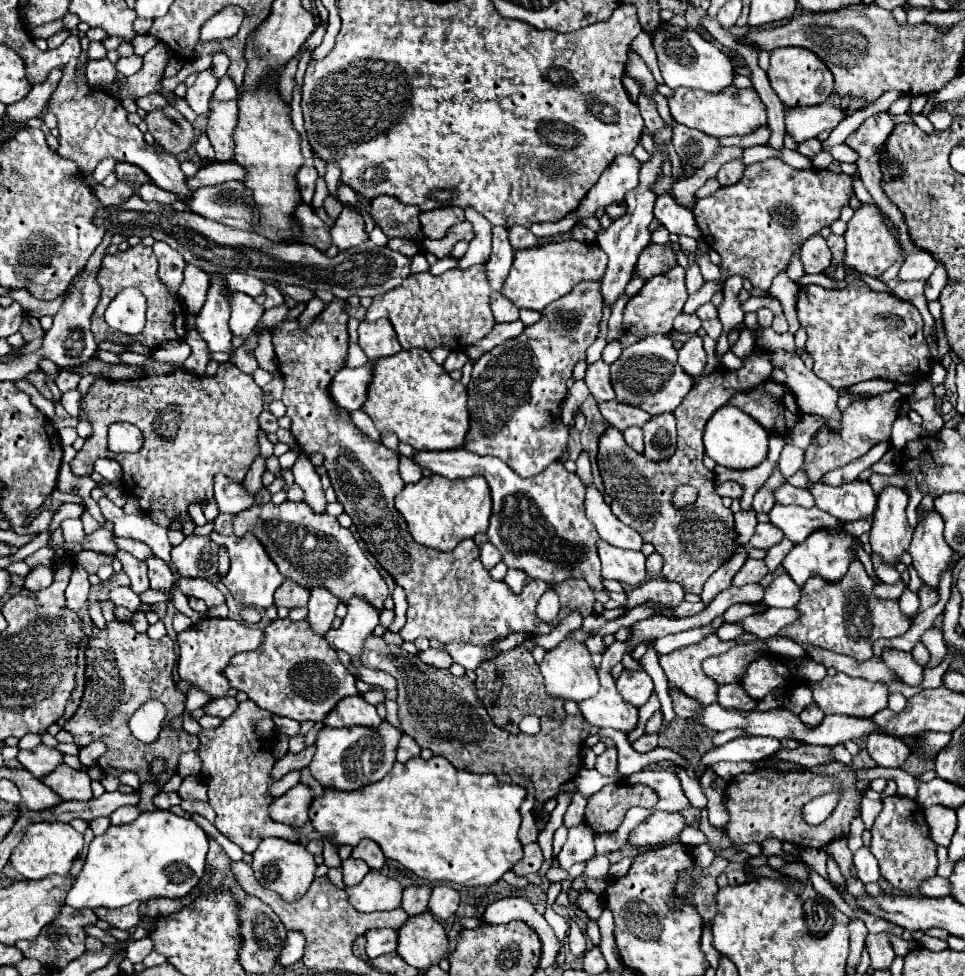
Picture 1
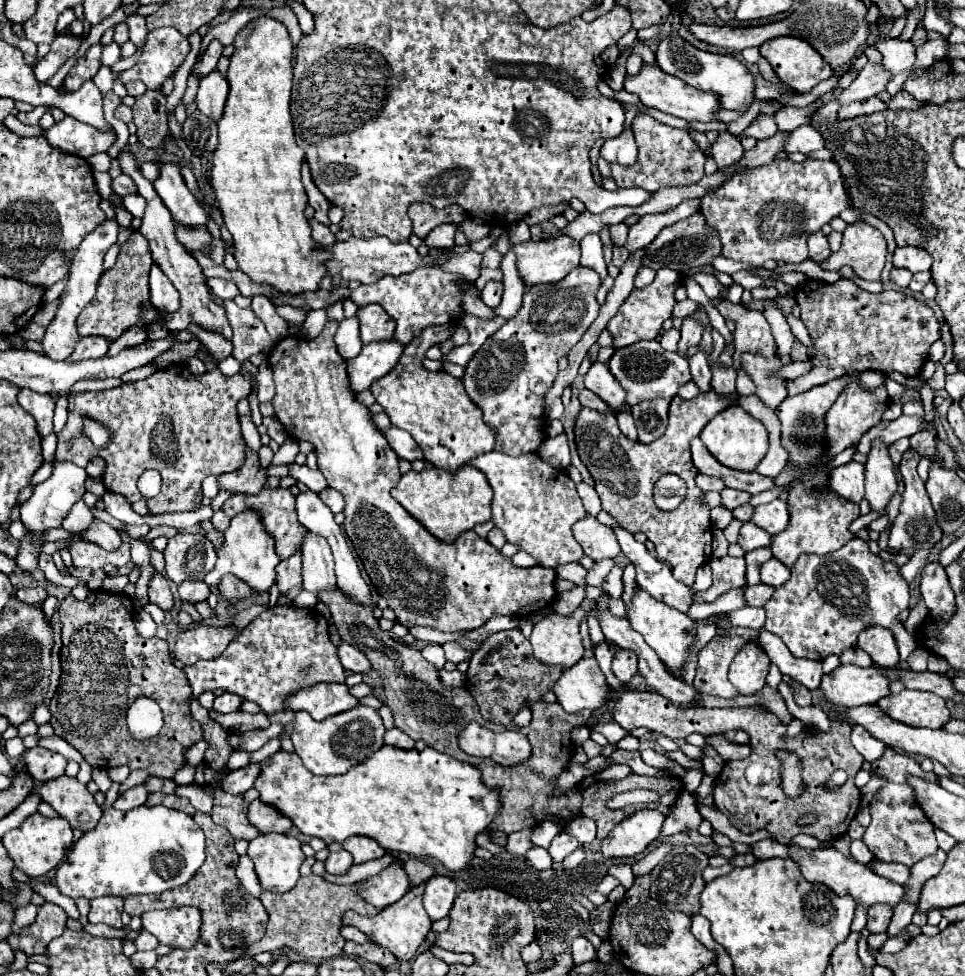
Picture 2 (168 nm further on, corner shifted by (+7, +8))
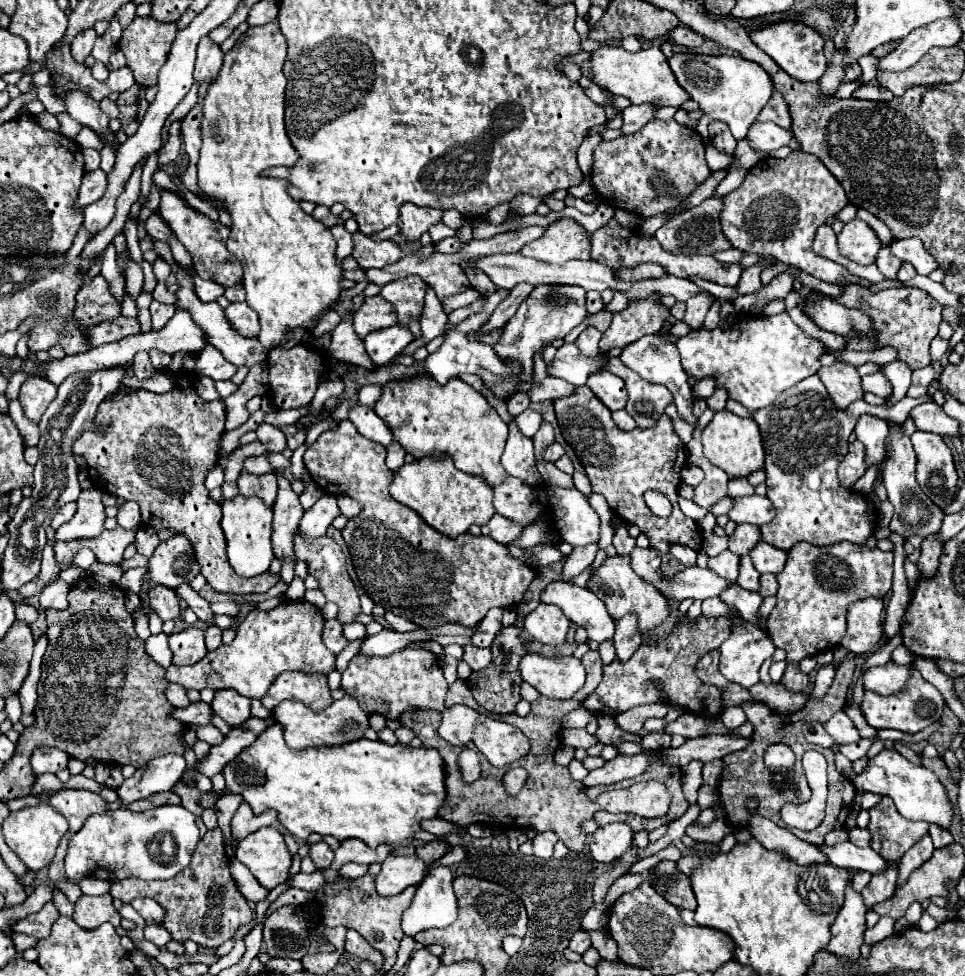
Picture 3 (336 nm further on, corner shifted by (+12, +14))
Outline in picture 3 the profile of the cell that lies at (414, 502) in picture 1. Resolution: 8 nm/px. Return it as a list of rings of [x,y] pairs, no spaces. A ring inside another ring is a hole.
[[[424,456],[420,460],[414,460],[412,464],[404,464],[394,474],[390,496],[400,504],[412,508],[428,526],[432,526],[448,538],[464,534],[472,524],[484,526],[484,522],[488,522],[496,512],[492,504],[492,488],[486,482],[482,482],[482,478],[460,472],[452,464],[452,458]]]

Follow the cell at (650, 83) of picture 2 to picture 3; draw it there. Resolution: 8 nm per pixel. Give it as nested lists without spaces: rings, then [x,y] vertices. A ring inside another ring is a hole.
[[[600,46],[590,54],[590,60],[580,64],[582,76],[590,78],[602,90],[628,98],[632,104],[656,102],[662,106],[682,106],[690,96],[680,88],[672,74],[666,56],[658,46],[640,52],[626,52],[622,46]]]

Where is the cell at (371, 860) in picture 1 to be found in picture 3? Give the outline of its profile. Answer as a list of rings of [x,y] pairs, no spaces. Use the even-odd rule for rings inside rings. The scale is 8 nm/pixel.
[[[344,840],[340,848],[334,852],[332,866],[328,866],[324,872],[326,882],[332,882],[338,878],[338,872],[344,864],[348,862],[360,862],[360,864],[374,864],[374,862],[384,862],[386,856],[392,852],[392,846],[380,844],[376,850],[364,846],[364,842],[358,840]]]

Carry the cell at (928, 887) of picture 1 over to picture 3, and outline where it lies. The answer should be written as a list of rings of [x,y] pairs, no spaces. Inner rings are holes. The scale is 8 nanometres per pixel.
[[[842,842],[842,844],[834,844],[834,846],[822,844],[818,848],[828,858],[828,862],[832,862],[834,866],[840,866],[840,868],[866,870],[870,874],[882,872],[886,868],[886,860],[880,858],[880,854],[876,854],[870,846],[860,848],[852,842]]]

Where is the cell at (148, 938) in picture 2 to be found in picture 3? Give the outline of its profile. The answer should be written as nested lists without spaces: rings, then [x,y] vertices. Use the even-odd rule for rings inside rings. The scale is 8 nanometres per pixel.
[[[146,924],[144,926],[144,938],[150,940],[150,942],[154,942],[158,948],[166,946],[172,940],[172,936],[168,934],[168,930],[164,930],[164,926],[156,926],[156,924]]]

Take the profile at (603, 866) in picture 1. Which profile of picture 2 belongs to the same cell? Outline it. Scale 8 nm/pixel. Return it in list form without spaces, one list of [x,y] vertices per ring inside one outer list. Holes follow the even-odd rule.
[[[577,848],[573,854],[569,854],[569,856],[563,860],[563,866],[565,866],[567,870],[577,868],[577,866],[581,866],[581,864],[585,862],[585,858],[587,858],[587,852],[585,852],[583,848]]]

